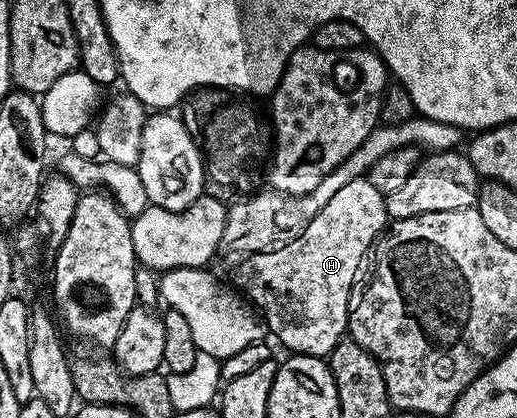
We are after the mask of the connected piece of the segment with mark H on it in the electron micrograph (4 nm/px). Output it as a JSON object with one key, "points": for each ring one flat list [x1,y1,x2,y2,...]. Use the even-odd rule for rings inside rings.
{"points":[[368,177,356,178,343,184,343,188,331,196,323,212,319,212,319,216,315,216,315,220,311,220,311,224,307,224,307,228,303,228,301,235,291,240,291,244,242,257,233,274,232,285,260,311,268,333,274,334,286,346,286,351,328,359,330,352,347,334,357,269,386,226,385,195,369,182]]}

